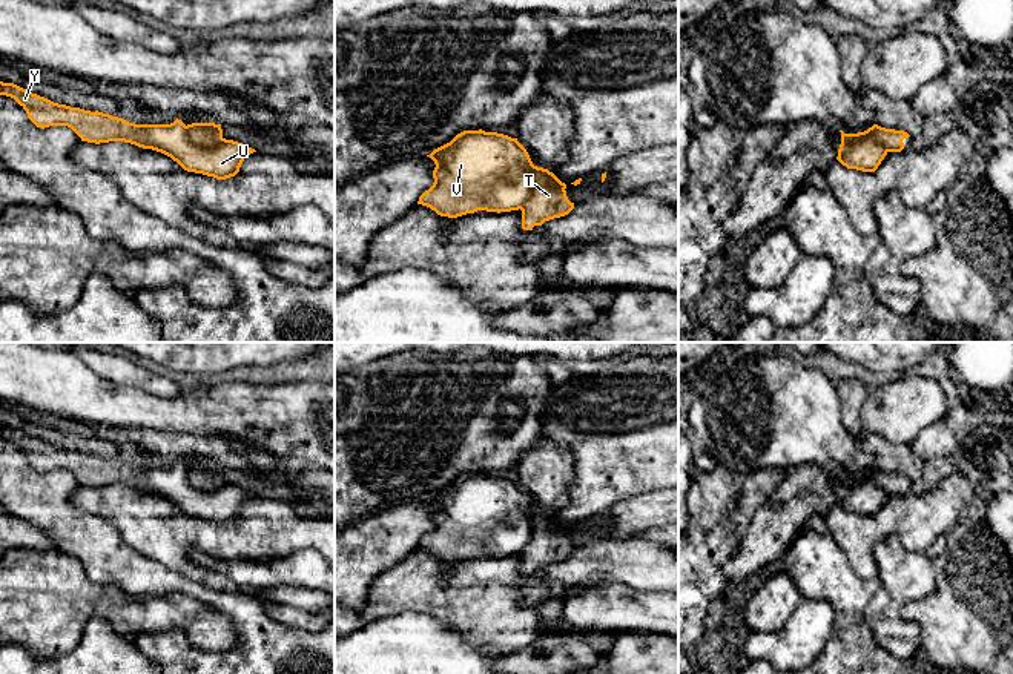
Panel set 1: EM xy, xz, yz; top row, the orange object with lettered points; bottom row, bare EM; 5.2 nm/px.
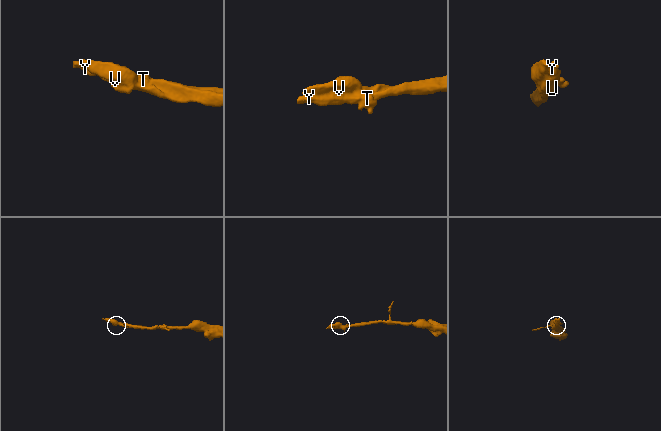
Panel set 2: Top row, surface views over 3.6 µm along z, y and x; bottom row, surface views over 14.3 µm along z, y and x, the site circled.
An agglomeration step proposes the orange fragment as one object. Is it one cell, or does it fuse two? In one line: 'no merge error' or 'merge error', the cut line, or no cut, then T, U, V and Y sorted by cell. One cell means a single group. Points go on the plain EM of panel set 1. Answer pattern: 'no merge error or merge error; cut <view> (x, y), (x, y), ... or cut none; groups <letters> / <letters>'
merge error; cut xy (186, 470), (186, 479), (198, 490), (215, 490), (223, 482); groups T / U V Y

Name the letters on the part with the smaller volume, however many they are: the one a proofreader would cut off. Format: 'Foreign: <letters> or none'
Foreign: T

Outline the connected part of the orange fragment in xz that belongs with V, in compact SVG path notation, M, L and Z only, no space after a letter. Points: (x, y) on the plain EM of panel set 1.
M464 474L427 501L436 508L434 527L417 548L441 560L519 554L533 537L536 510L517 482Z

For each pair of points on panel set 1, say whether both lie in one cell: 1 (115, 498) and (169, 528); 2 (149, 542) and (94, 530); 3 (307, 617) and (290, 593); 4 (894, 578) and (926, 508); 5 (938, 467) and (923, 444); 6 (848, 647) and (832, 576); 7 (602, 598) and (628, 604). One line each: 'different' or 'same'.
1: same
2: different
3: different
4: different
5: different
6: same
7: same

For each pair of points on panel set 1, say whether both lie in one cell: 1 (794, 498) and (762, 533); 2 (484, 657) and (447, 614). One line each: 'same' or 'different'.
1: same
2: different

